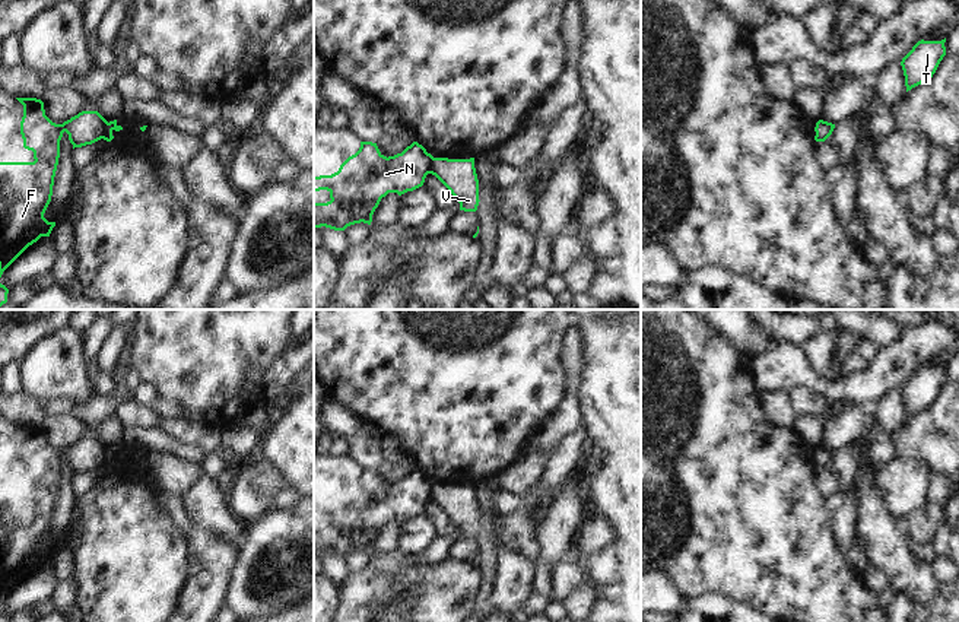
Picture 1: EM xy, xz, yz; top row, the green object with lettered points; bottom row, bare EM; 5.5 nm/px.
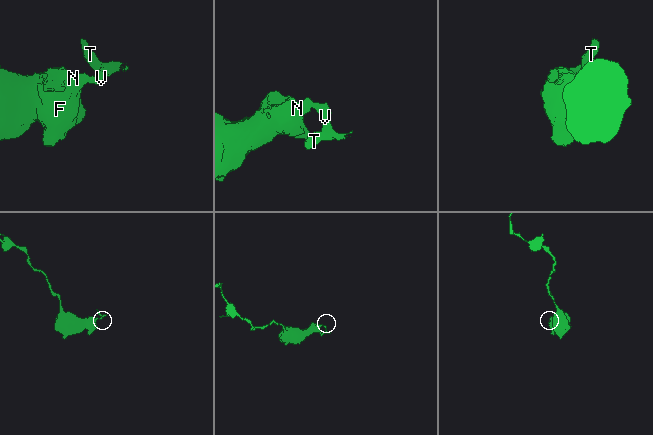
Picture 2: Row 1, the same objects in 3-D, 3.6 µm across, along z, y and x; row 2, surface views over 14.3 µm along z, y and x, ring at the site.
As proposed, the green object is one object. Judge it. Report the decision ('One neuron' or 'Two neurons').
Two neurons

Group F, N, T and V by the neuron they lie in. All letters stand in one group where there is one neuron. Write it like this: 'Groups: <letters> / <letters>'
Groups: F N / T V

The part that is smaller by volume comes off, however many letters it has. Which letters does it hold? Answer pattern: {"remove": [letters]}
{"remove": ["T", "V"]}

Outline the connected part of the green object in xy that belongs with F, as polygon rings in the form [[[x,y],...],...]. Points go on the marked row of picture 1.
[[[16,98],[23,105],[20,134],[23,147],[34,152],[34,162],[0,162],[0,277],[3,272],[41,237],[50,237],[55,222],[48,222],[44,213],[51,201],[54,177],[60,158],[63,133],[74,147],[101,140],[108,121],[98,111],[82,111],[63,124],[53,123],[36,98]]]

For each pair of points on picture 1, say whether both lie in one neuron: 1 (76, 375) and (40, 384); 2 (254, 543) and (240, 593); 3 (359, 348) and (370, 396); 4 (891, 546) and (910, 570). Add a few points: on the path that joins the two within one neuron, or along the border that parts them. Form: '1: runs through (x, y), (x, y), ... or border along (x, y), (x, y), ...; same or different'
1: runs through (67, 375), (48, 375); same
2: runs through (253, 555), (247, 564), (244, 581); same
3: runs through (362, 359), (362, 374), (370, 384); same
4: runs through (892, 552), (904, 564); same

